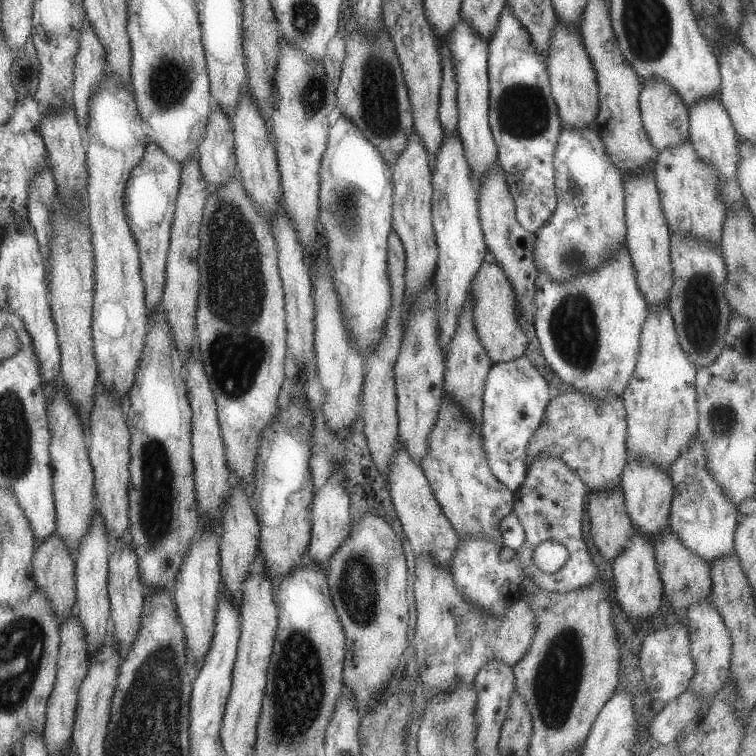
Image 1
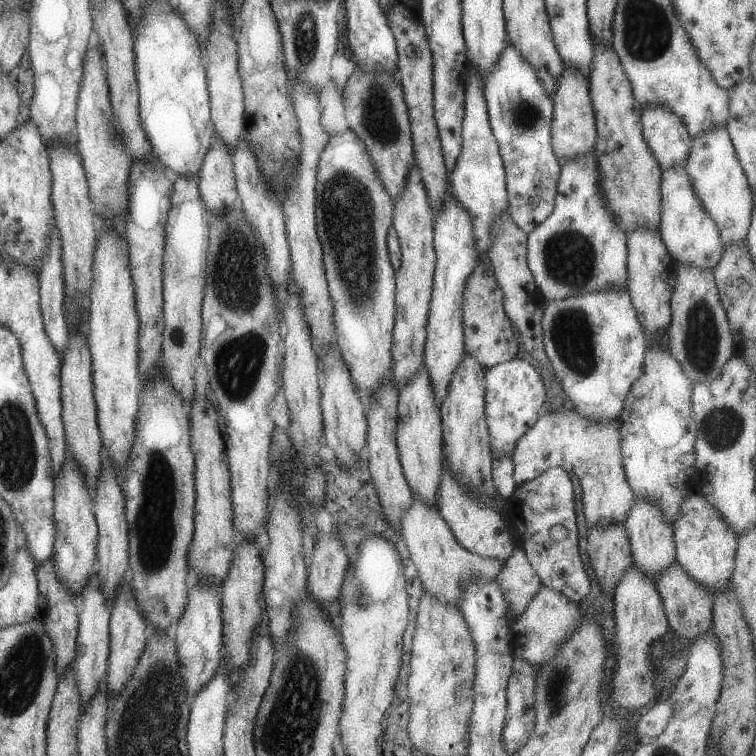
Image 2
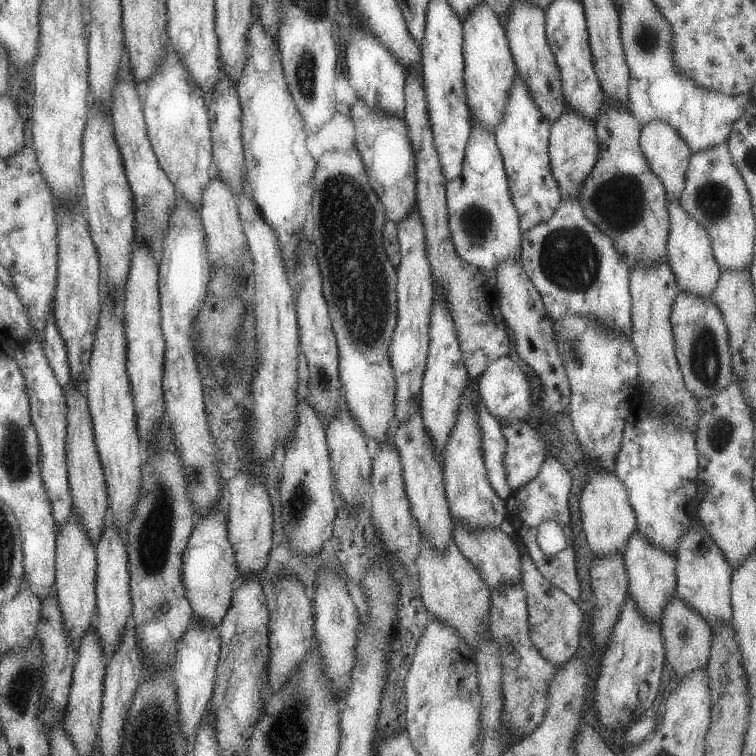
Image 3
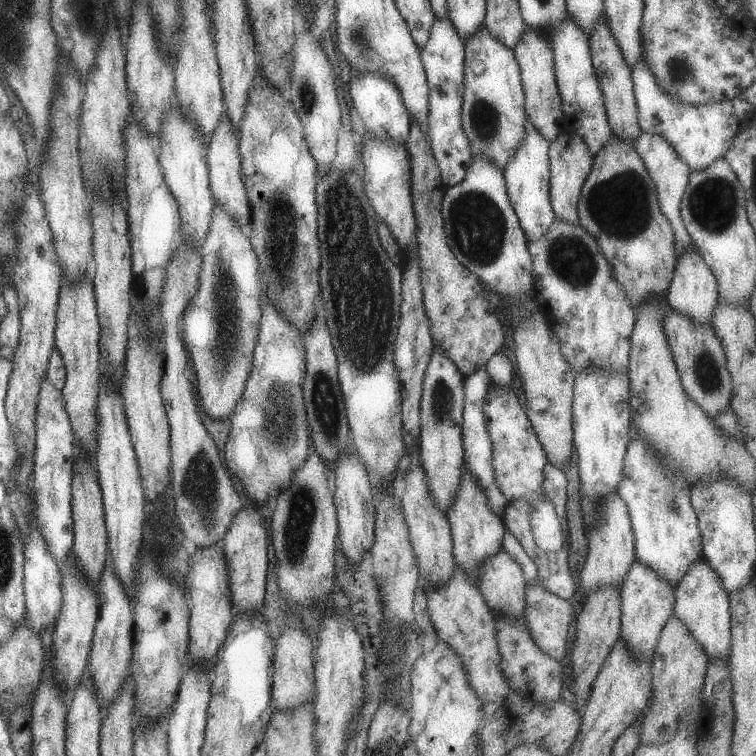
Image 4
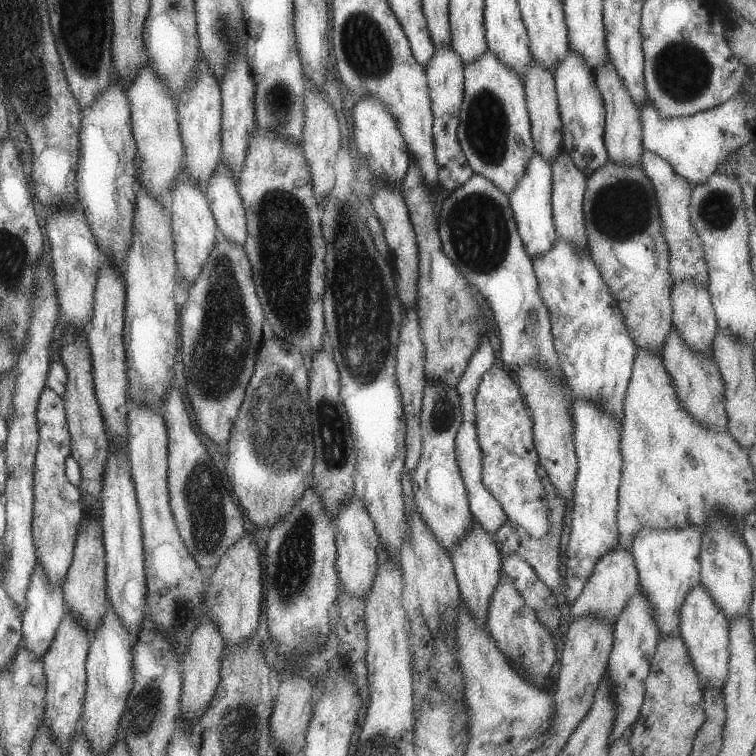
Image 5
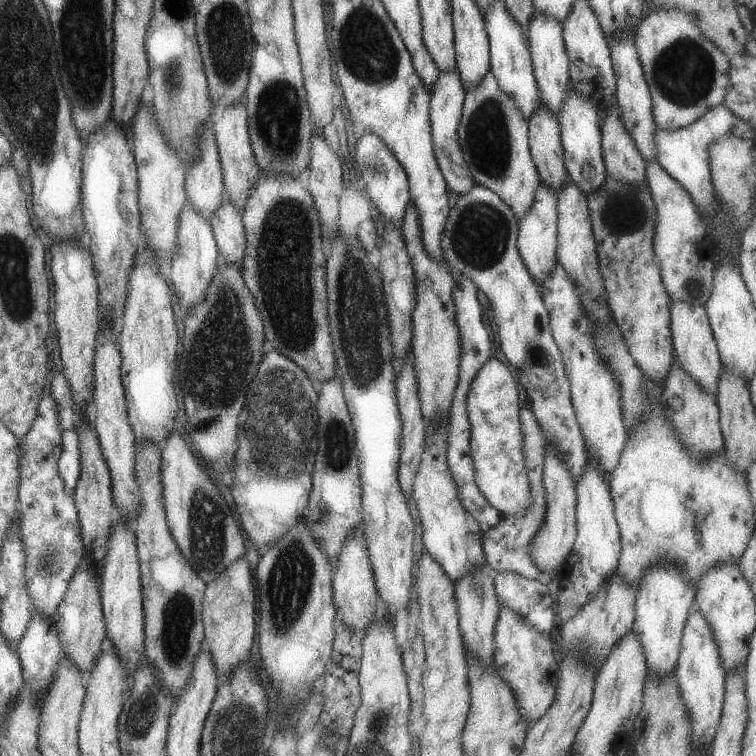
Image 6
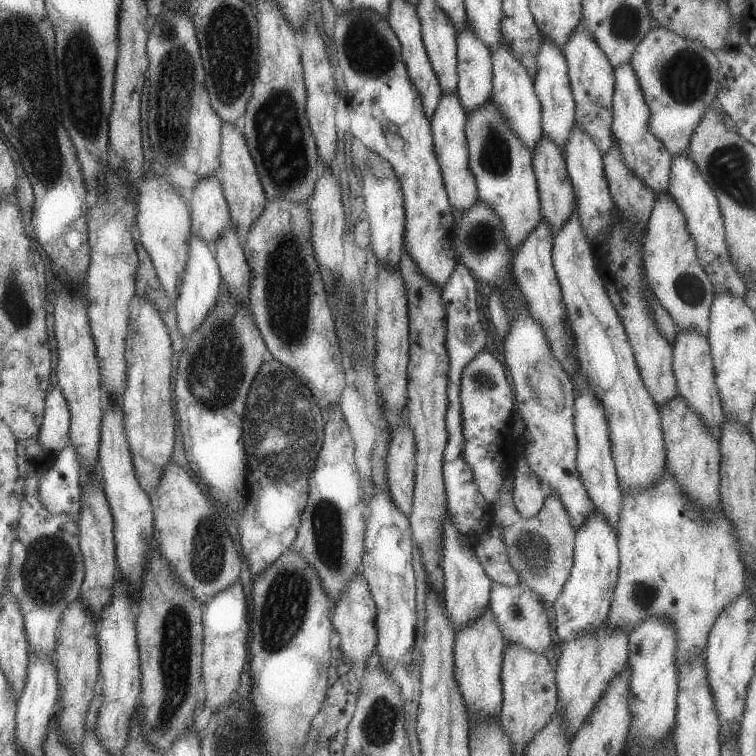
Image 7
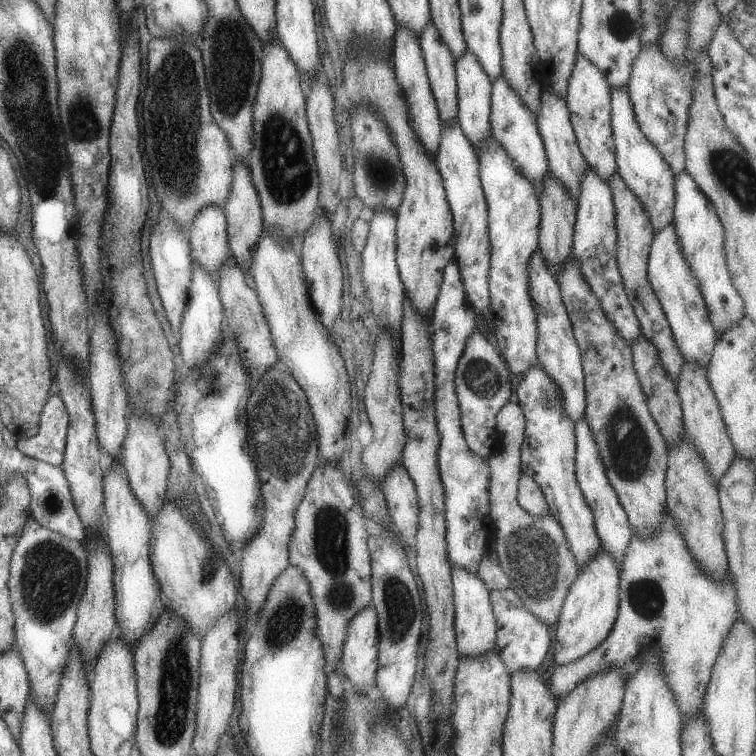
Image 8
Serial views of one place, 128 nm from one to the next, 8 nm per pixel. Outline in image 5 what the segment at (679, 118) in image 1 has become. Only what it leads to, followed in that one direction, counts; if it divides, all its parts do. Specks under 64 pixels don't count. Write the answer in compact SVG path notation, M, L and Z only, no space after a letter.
M645 149L641 154L640 167L643 174L651 180L651 184L654 186L658 211L660 212L661 234L663 234L665 244L667 244L669 274L673 278L673 284L681 282L681 280L691 280L693 284L706 286L708 272L701 240L695 238L696 233L693 232L691 222L689 222L689 196L691 196L692 184L683 180L681 176L677 176L677 172L673 172L673 168L671 168L671 164L667 164L667 160L663 160L657 154Z

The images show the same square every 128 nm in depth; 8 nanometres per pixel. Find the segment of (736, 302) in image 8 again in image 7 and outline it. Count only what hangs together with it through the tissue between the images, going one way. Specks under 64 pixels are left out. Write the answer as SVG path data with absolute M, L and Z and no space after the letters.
M685 154L671 157L668 178L667 192L677 202L677 208L681 208L681 212L685 216L685 228L687 228L689 236L693 238L697 260L699 260L701 268L705 270L714 292L731 292L731 294L739 296L741 300L745 300L745 284L739 278L735 264L729 260L729 250L725 244L724 222L713 190L703 180L701 171L693 164L693 160Z

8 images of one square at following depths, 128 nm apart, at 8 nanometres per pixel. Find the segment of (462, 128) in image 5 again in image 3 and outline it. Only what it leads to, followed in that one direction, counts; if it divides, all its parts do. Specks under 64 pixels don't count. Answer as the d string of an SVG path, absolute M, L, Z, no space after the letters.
M485 1L479 2L475 8L467 12L462 22L462 51L464 58L463 84L465 98L469 107L470 122L477 120L481 128L493 133L501 120L507 92L513 84L516 68L513 62L504 26L497 14L489 8Z

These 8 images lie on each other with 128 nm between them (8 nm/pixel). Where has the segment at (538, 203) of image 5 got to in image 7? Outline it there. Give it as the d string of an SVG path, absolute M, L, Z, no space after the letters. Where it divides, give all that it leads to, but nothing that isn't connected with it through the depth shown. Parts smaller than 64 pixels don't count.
M539 219L533 232L525 236L525 240L513 250L511 270L513 278L527 300L527 310L541 324L545 332L545 340L549 344L549 352L561 364L561 368L569 374L569 382L573 384L573 372L577 372L577 364L573 364L574 348L569 348L569 340L565 336L566 310L561 300L560 286L555 276L552 263L552 234L549 224Z

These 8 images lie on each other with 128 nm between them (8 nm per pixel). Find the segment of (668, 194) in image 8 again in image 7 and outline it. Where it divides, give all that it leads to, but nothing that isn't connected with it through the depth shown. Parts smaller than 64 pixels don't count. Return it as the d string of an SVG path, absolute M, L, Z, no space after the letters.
M629 62L619 64L617 68L614 68L614 83L611 134L619 147L625 168L633 176L637 176L637 180L645 184L645 188L649 188L653 194L667 192L671 156L647 128L649 108L641 96L641 86L637 84L637 76Z

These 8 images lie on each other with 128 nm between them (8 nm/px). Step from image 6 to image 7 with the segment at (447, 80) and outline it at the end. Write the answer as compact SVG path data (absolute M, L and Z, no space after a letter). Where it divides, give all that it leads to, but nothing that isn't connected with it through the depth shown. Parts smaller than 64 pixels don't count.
M451 91L441 95L437 108L435 108L435 112L429 120L434 155L440 168L443 186L449 204L456 213L465 212L478 199L475 178L467 164L469 156L467 156L467 140L465 140L465 115L465 110L459 102L457 92Z

